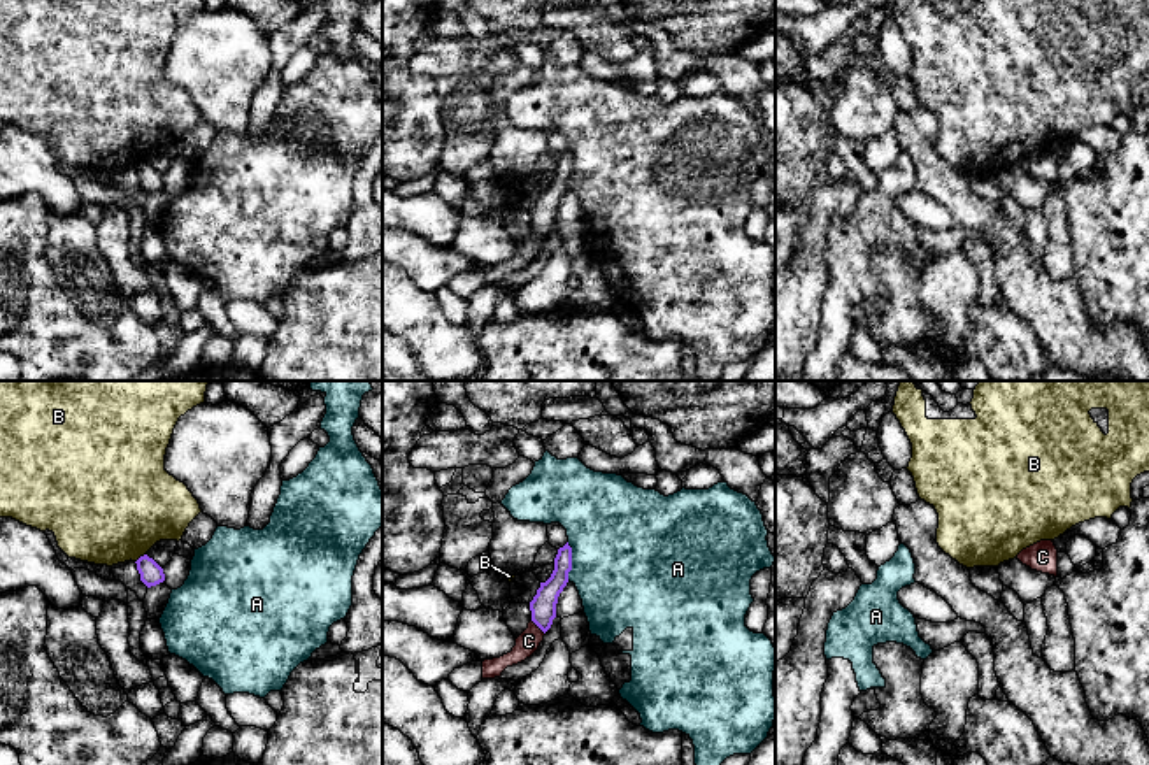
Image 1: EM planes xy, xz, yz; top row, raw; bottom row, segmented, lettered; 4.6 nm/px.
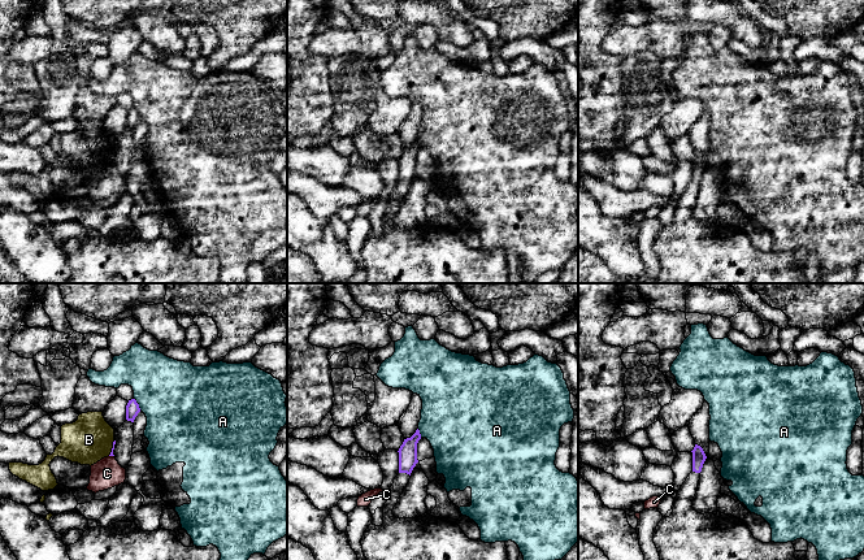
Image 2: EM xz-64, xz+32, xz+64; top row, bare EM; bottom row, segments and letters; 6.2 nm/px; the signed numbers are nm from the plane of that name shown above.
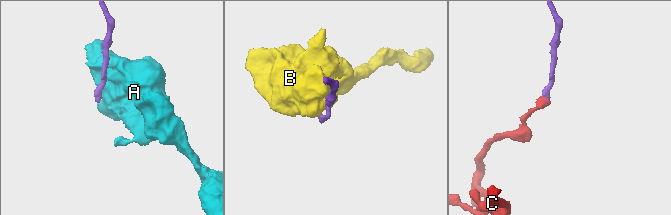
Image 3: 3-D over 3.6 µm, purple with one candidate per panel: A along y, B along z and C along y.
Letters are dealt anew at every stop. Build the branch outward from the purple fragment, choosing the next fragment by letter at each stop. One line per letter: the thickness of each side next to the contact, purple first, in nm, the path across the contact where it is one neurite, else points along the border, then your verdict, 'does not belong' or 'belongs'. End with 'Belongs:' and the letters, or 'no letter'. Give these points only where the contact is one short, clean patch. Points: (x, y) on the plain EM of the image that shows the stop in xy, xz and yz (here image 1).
A: calibres 120 and 500 nm; does not belong
B: calibres 110 and 480 nm; border xy (146, 160), (135, 169); does not belong
C: calibres 120 and 100 nm; border xz (532, 227), (544, 241); does not belong
Belongs: no letter

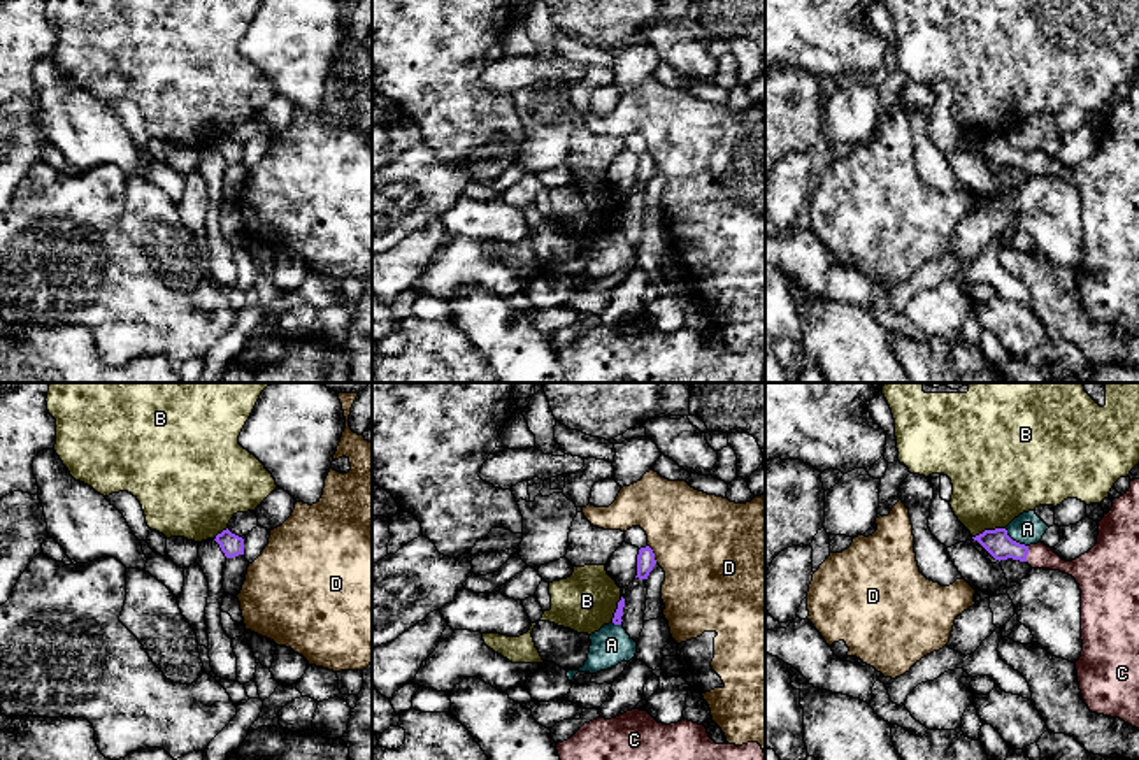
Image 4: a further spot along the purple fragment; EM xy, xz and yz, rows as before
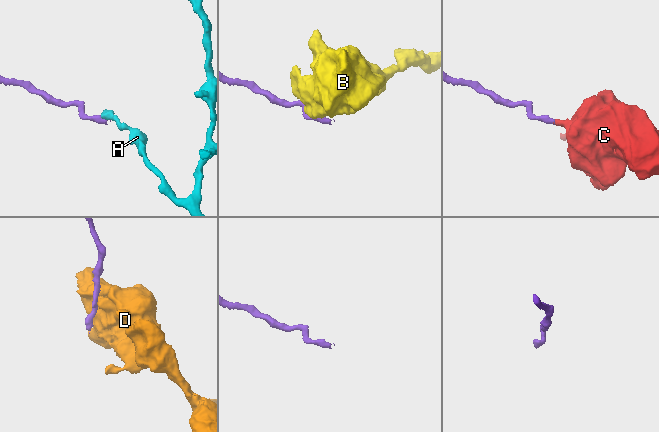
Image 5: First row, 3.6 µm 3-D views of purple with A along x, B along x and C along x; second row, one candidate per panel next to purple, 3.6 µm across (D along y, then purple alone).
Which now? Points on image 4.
A: calibres 120 and 150 nm; border yz (1004, 136), (1013, 146), (1027, 153); does not belong
B: calibres 120 and 400 nm; border yz (1004, 134), (983, 137), (973, 144); does not belong
C: calibres 120 and 110 nm; way yz (997, 150), (1027, 160), (1039, 164); belongs
D: calibres 80 and 460 nm; does not belong
Belongs: C

